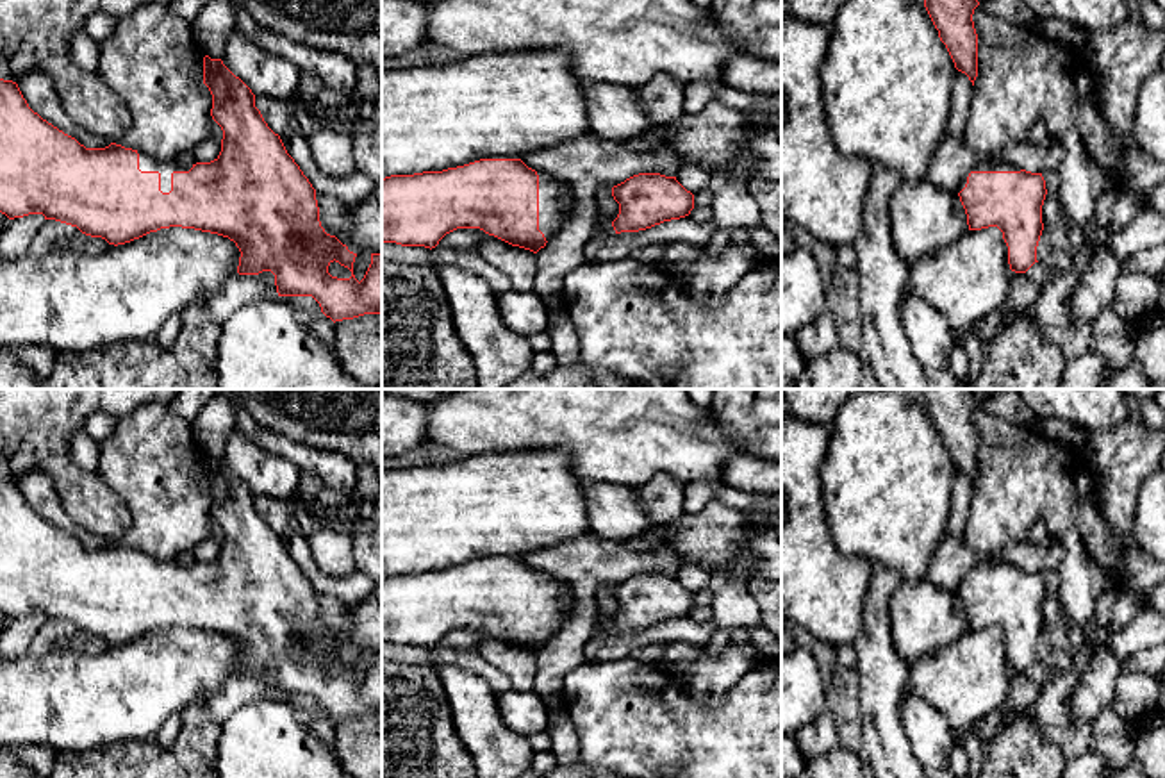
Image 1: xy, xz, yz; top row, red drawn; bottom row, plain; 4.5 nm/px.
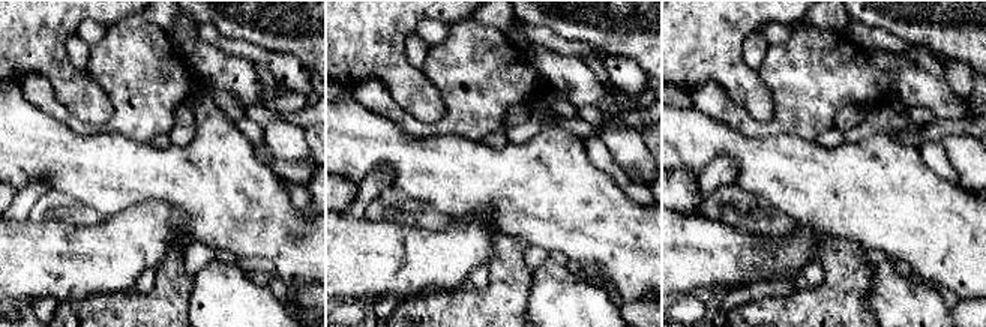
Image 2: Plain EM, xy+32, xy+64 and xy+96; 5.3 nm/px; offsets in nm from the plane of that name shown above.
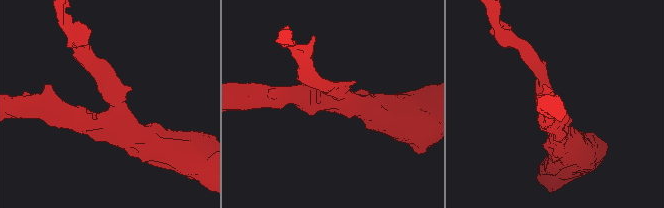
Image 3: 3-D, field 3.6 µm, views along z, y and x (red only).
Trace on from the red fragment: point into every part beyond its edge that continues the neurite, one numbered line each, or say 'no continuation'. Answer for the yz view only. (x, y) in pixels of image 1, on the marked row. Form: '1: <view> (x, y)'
1: yz (987, 165)

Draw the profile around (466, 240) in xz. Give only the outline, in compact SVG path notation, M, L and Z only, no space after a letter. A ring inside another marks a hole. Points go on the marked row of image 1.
M457 228L446 234L437 246L478 253L478 244L485 236L489 234L480 228Z

